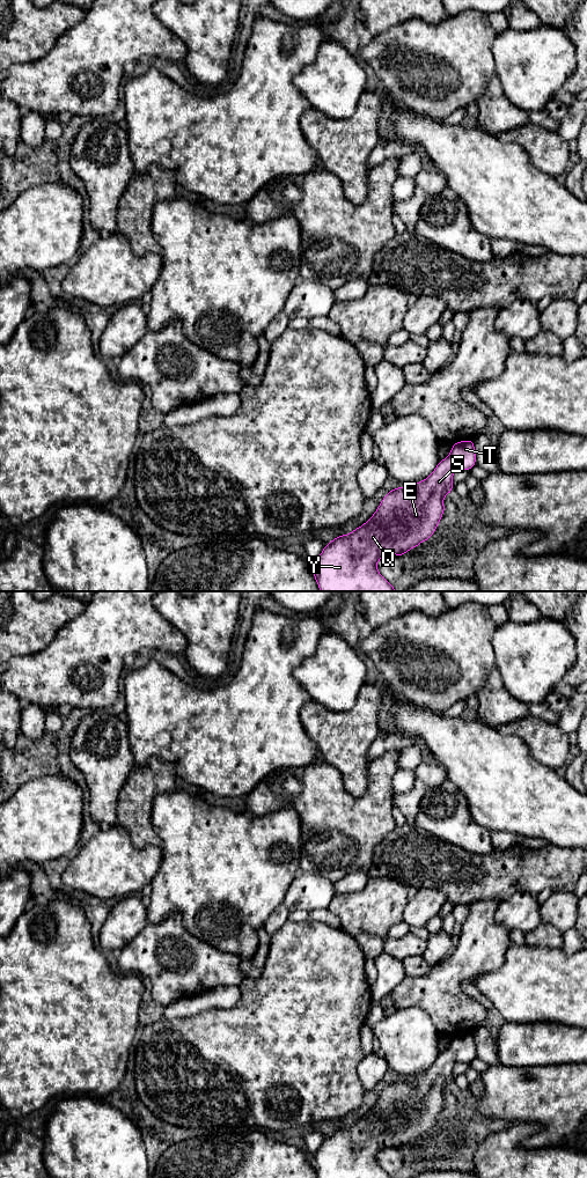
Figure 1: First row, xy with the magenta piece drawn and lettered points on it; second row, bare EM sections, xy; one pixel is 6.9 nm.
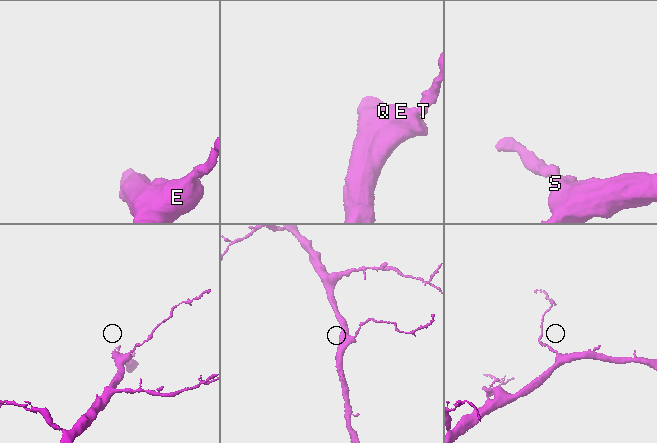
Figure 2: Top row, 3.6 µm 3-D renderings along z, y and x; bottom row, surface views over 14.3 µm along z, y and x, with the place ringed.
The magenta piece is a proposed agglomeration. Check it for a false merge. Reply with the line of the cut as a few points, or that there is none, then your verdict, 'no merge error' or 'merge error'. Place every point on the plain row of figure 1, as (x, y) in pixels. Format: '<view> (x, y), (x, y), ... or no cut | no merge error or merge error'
no cut | no merge error

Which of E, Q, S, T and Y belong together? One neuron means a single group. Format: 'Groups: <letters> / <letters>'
Groups: E Q S T Y

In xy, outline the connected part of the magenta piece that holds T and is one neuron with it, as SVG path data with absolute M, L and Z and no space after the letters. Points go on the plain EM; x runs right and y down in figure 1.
M472 1032L452 1037L448 1050L440 1053L435 1062L423 1074L398 1078L388 1084L373 1109L348 1127L340 1127L325 1136L313 1157L317 1178L392 1178L377 1163L377 1154L387 1147L404 1148L430 1132L443 1105L443 1090L453 1084L455 1062L470 1063L476 1058L476 1043Z

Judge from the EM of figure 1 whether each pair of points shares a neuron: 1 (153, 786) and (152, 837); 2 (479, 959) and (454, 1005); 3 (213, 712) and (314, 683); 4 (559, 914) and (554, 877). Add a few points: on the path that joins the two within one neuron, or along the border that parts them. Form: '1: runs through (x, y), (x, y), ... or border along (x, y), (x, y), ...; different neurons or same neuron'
1: runs through (144, 799), (144, 824); same neuron
2: runs through (468, 970), (454, 984), (454, 993); same neuron
3: border along (302, 660), (293, 671), (293, 677), (312, 699); different neurons
4: border along (571, 889), (554, 891); different neurons

